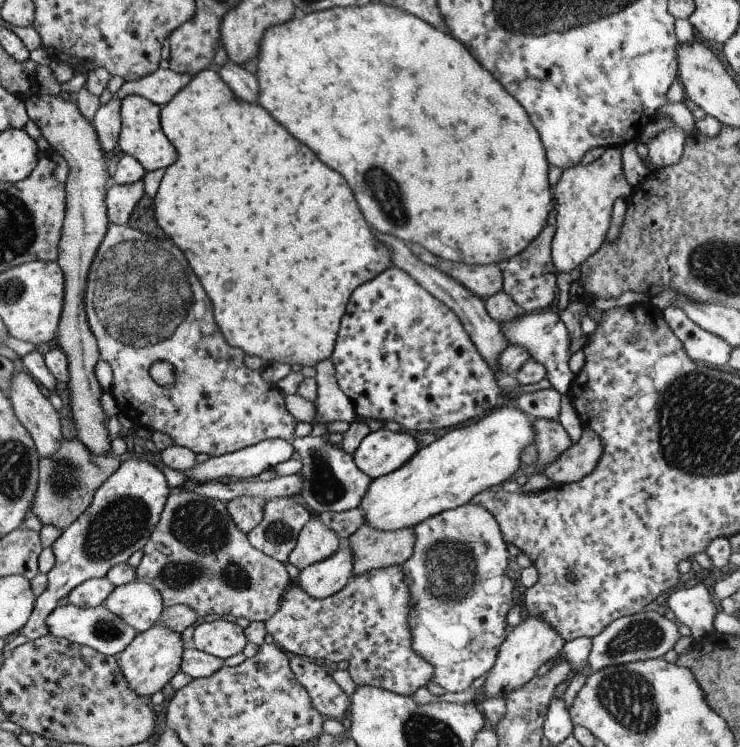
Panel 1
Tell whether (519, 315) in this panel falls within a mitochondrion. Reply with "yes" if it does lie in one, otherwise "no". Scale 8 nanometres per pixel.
no

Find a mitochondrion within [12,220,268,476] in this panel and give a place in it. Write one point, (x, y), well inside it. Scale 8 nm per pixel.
(141, 292)

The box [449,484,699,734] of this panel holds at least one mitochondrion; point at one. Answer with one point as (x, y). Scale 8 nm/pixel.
(638, 638)

